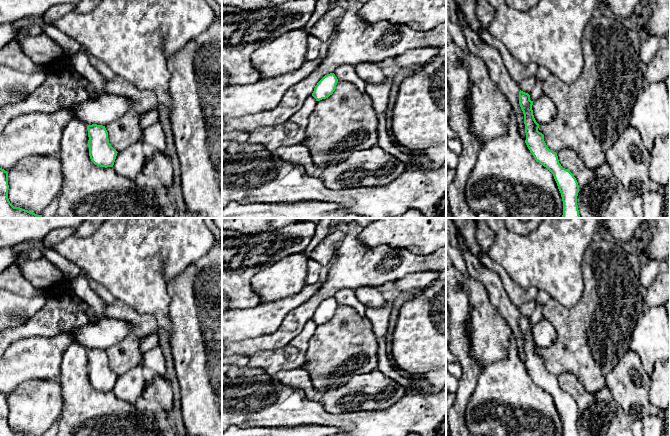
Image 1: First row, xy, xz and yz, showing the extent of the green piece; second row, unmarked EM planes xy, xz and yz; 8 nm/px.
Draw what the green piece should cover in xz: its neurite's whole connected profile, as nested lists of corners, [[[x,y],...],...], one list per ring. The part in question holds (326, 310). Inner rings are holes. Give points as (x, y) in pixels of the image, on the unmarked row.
[[[334,297],[325,299],[315,310],[312,320],[316,325],[328,322],[336,313],[338,303]]]

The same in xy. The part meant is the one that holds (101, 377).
[[[92,348],[87,350],[87,354],[91,385],[100,391],[113,391],[118,376],[109,367],[105,350]]]

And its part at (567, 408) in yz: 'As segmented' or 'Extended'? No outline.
As segmented

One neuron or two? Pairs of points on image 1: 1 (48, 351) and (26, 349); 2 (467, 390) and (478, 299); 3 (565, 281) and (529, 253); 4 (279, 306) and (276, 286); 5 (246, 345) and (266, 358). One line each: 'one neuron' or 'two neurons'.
1: one neuron
2: two neurons
3: one neuron
4: two neurons
5: two neurons

